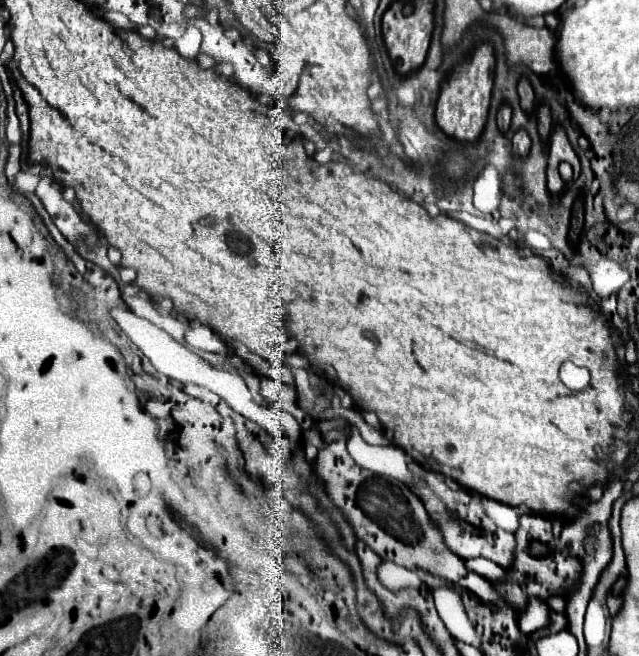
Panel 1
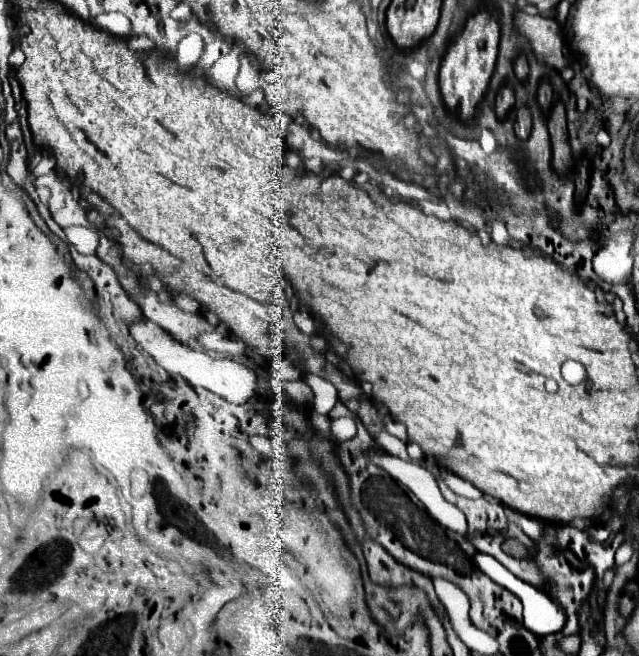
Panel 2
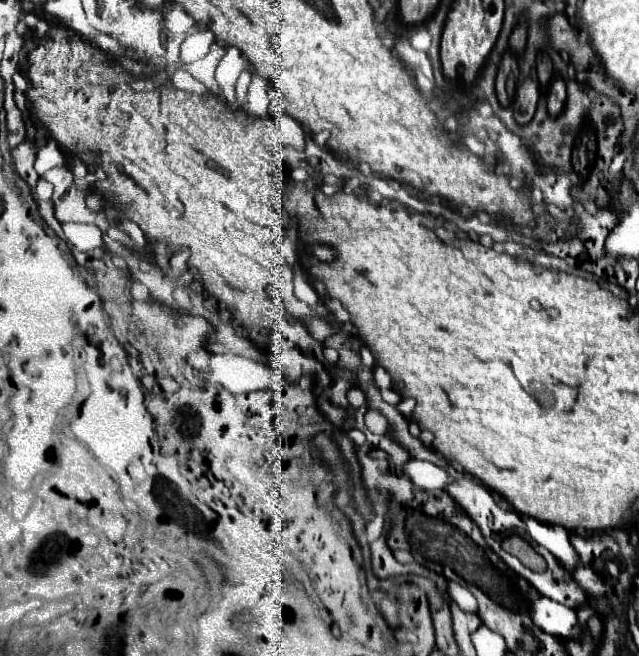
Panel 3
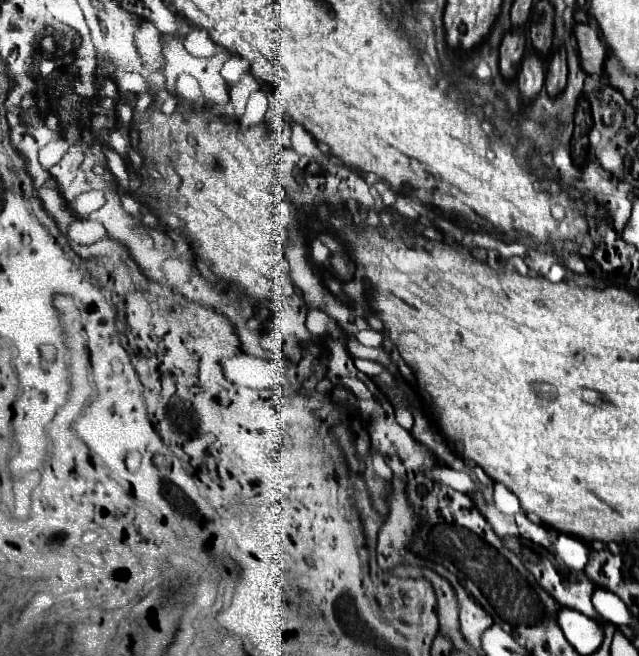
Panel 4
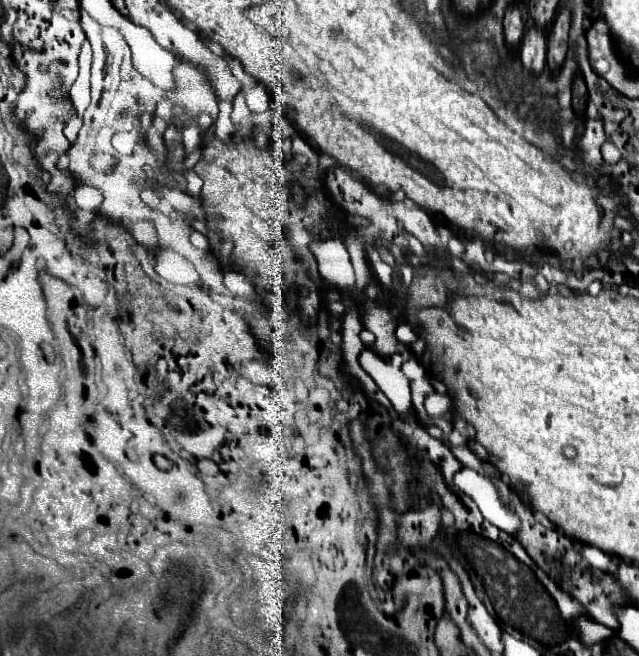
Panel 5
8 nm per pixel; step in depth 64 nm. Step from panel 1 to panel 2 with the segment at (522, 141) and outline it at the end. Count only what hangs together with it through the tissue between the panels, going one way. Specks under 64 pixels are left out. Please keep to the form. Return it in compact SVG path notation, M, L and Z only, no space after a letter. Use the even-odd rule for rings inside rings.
M526 104L518 106L518 110L516 110L514 130L516 130L516 136L520 140L526 140L530 136L530 130L532 130L532 114L530 114L530 108Z

